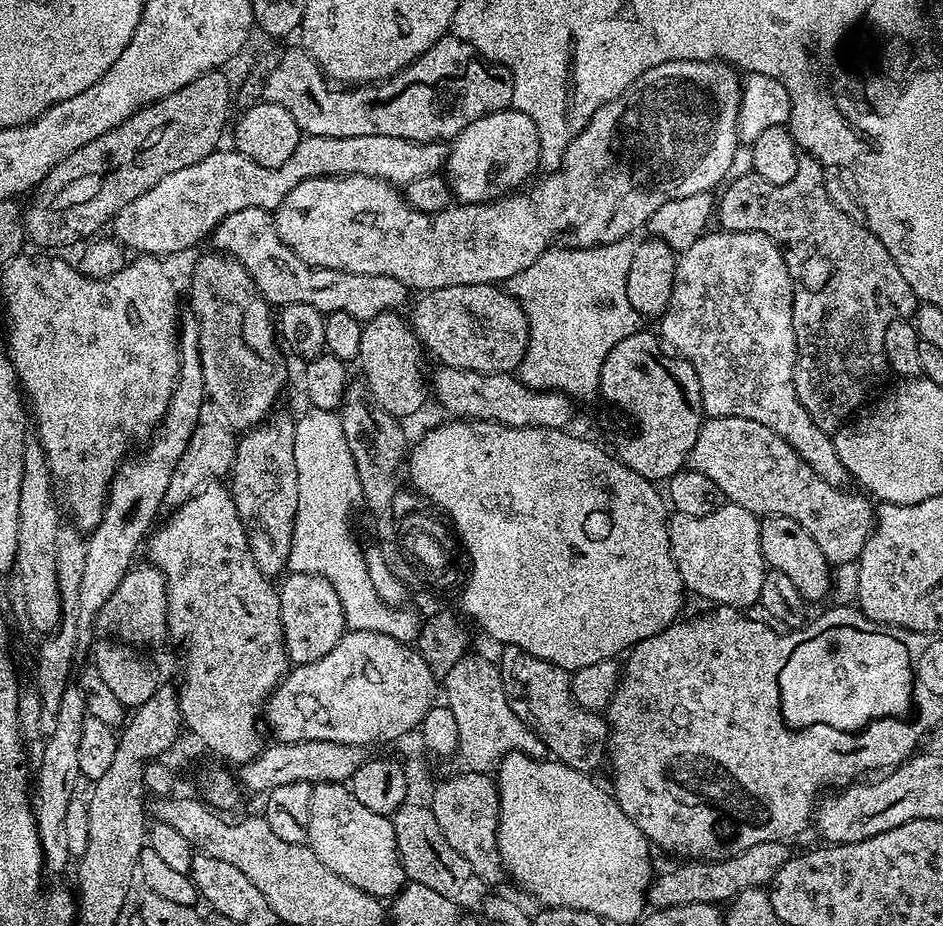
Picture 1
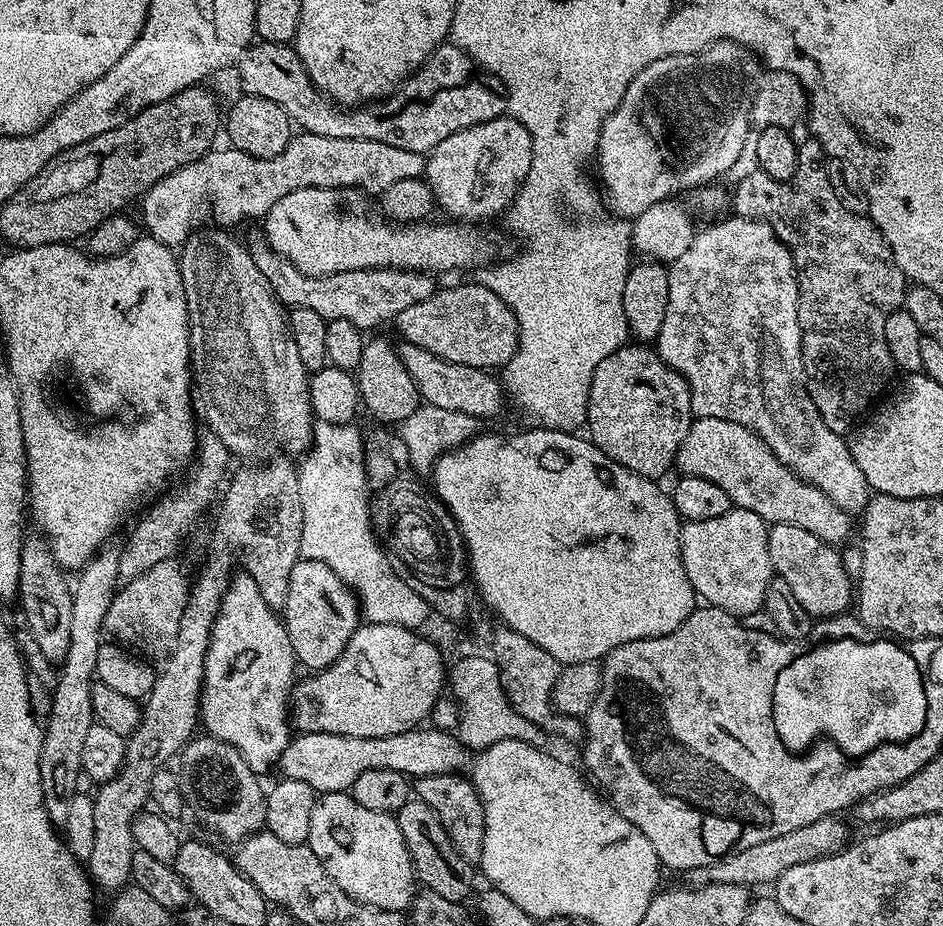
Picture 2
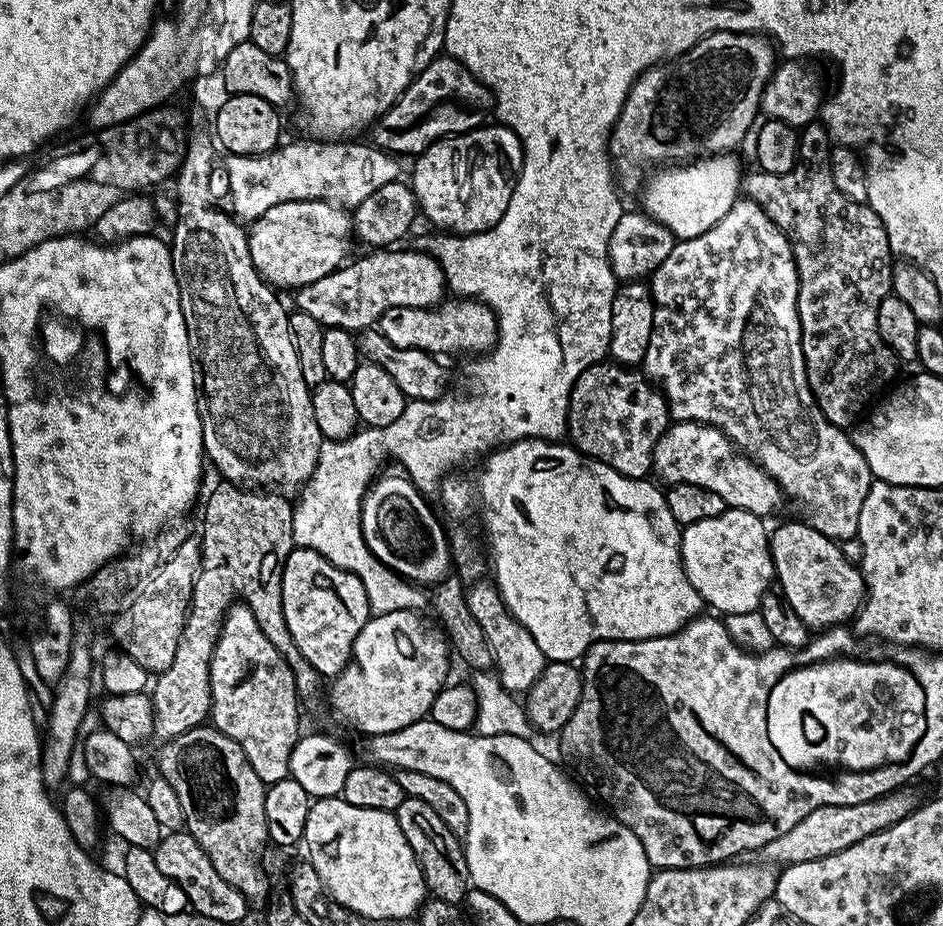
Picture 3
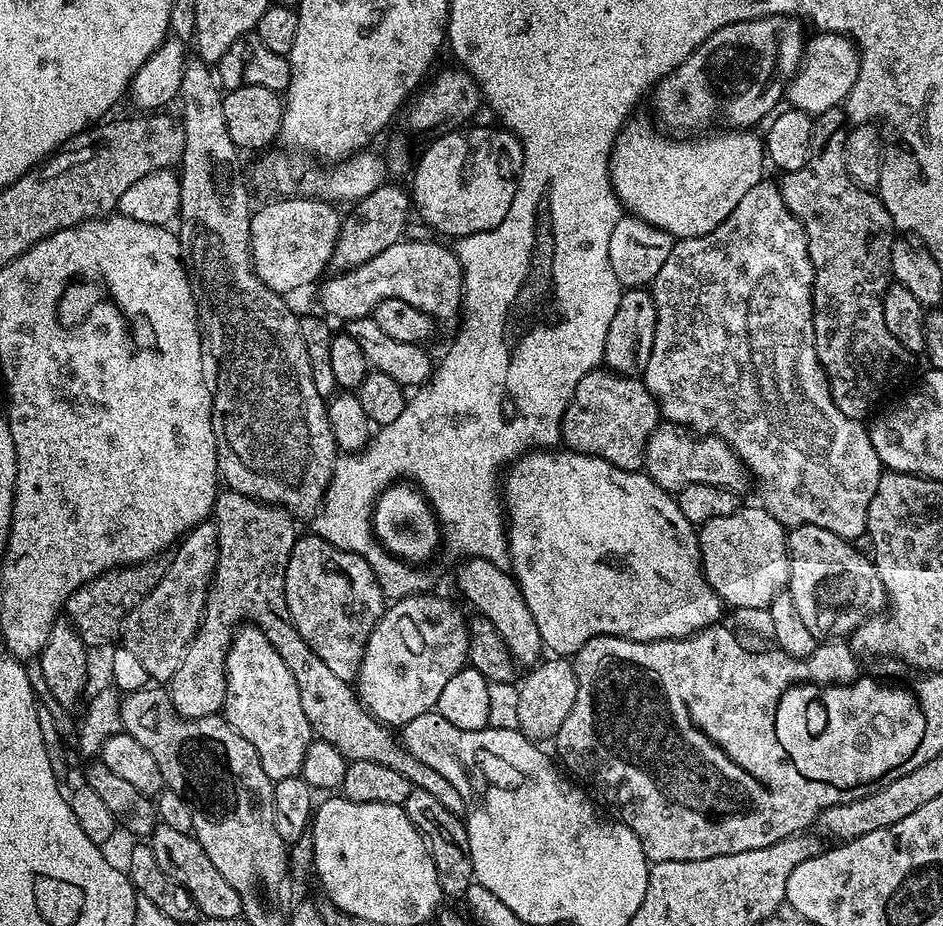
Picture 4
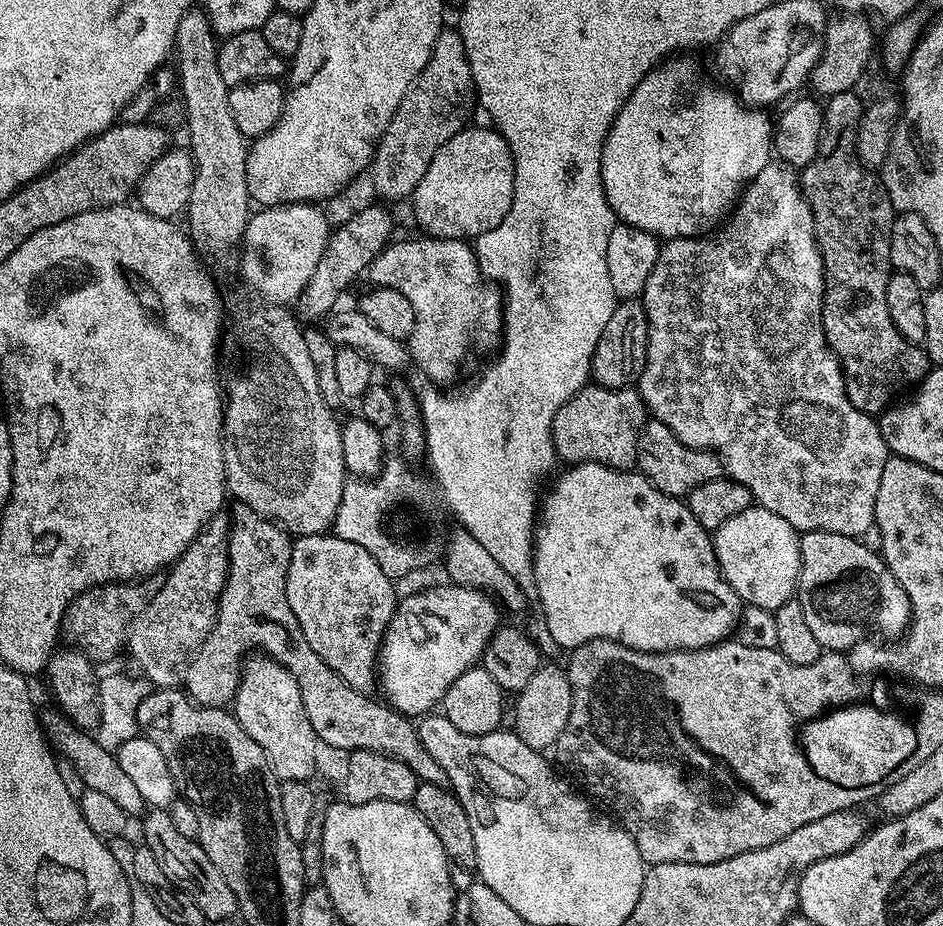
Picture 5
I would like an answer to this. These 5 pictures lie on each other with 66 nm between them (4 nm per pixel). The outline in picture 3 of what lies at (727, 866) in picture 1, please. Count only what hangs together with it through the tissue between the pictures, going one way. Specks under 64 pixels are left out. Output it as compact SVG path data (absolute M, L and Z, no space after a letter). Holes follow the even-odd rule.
M908 791L888 792L870 802L858 802L854 806L818 806L818 810L810 810L810 814L806 814L798 826L786 830L786 834L774 838L774 842L766 842L766 846L758 849L759 859L773 866L787 866L838 854L854 846L854 842L862 842L862 838L870 838L870 834L878 834L909 816L918 807L918 799Z

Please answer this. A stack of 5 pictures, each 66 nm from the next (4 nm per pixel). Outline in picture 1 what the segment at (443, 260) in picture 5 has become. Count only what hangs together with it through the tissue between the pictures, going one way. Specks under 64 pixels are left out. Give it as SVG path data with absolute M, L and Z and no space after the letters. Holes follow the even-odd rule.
M267 208L238 210L238 214L230 214L217 226L215 232L211 233L210 240L216 243L213 245L217 249L236 257L236 261L248 271L250 278L256 283L260 295L272 306L305 304L314 306L325 314L354 314L354 318L363 322L383 312L399 309L399 304L410 295L410 289L398 282L398 278L312 268L302 262L302 258L298 258L298 254L294 254L294 250L290 250L290 246L286 246L276 233L276 221L273 213Z

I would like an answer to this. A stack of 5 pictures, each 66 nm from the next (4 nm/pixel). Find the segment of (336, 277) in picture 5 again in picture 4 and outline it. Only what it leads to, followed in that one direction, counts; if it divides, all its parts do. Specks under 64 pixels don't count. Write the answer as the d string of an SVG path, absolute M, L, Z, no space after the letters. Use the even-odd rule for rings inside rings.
M386 182L366 198L351 205L352 213L343 217L340 225L340 237L332 255L331 267L336 270L357 268L370 258L378 258L382 250L390 250L399 240L405 239L404 227L408 224L408 215L413 215L414 201L407 191L404 192L393 182Z

